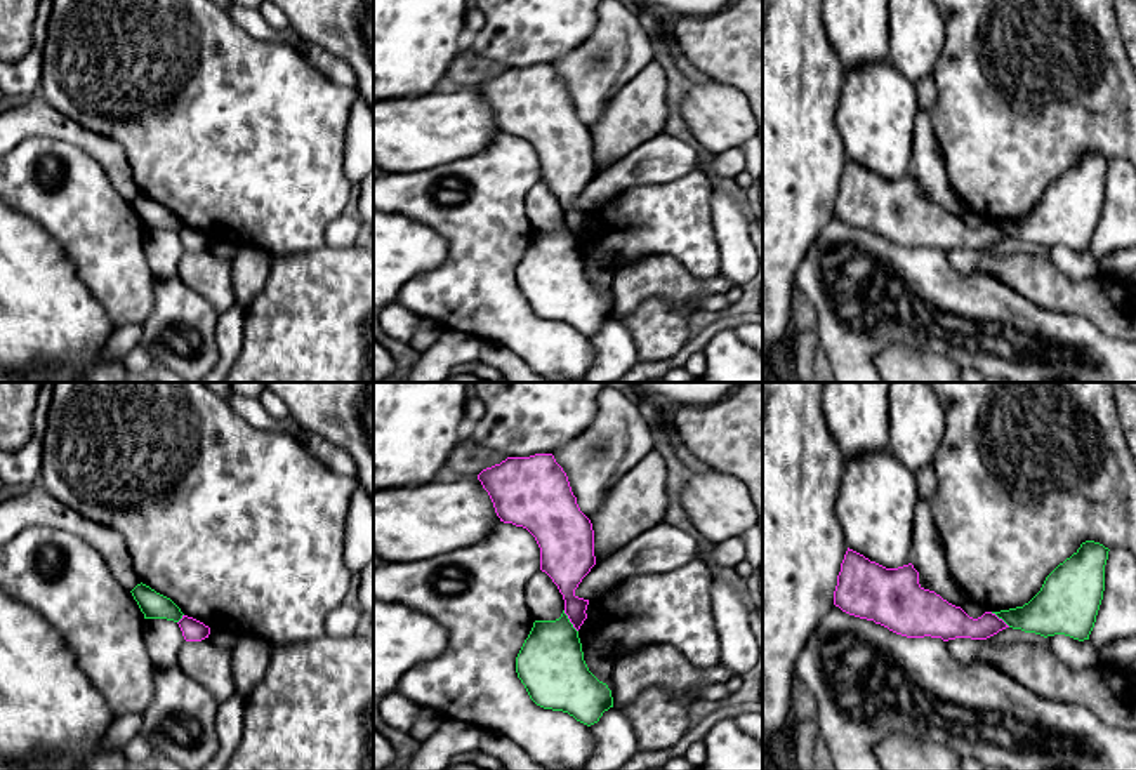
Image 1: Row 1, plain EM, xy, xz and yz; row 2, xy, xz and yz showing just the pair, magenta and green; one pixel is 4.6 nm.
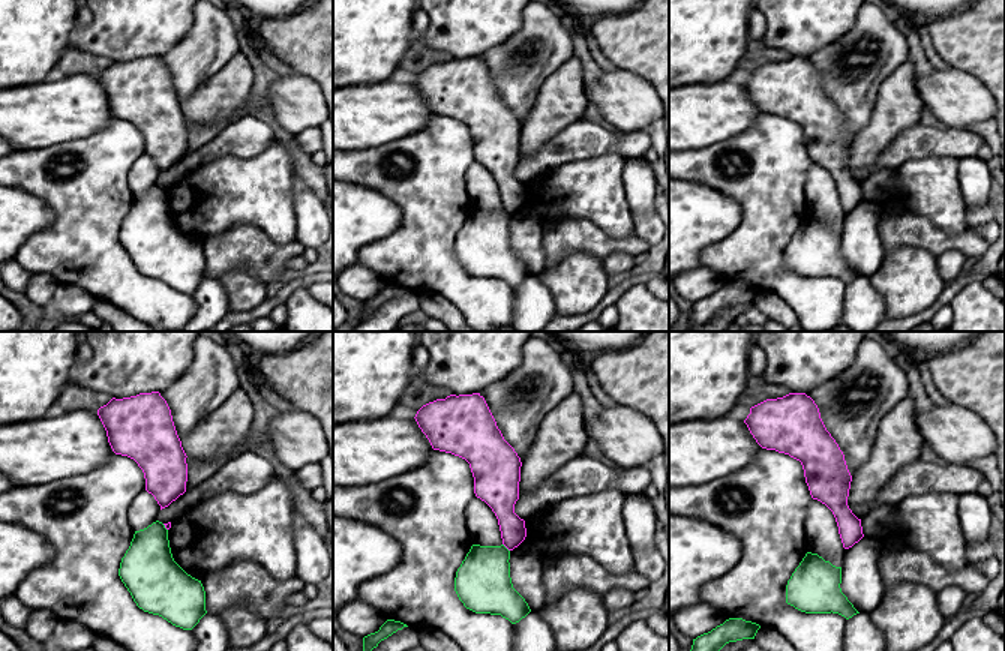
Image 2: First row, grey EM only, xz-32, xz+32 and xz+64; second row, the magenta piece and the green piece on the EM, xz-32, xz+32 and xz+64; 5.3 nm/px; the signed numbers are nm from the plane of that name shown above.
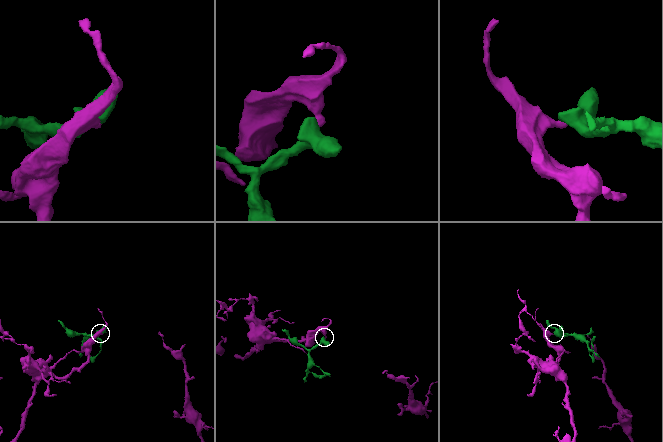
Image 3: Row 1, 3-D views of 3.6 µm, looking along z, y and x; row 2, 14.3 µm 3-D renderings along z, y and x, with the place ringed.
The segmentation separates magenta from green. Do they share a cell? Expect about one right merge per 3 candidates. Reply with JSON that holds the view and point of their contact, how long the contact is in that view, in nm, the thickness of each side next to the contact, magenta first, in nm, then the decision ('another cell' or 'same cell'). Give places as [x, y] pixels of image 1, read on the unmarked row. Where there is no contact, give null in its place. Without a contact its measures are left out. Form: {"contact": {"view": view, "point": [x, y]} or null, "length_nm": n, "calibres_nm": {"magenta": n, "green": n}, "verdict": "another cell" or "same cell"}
{"contact": {"view": "xz", "point": [570, 232]}, "length_nm": 120, "calibres_nm": {"magenta": 180, "green": 320}, "verdict": "another cell"}

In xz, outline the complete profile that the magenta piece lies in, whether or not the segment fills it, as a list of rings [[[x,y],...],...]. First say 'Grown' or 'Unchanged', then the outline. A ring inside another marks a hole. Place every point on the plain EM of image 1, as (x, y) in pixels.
Unchanged. [[[535,64],[507,68],[500,75],[483,80],[478,90],[488,103],[500,132],[523,137],[535,148],[540,158],[540,181],[558,196],[565,210],[565,224],[578,242],[587,229],[589,210],[578,209],[575,200],[596,176],[594,141],[577,115],[566,83],[552,64]]]

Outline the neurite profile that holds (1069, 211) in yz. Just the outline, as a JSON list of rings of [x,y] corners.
[[[1086,151],[1044,191],[1023,217],[992,222],[1009,238],[1044,249],[1065,245],[1089,250],[1105,202],[1108,158]]]

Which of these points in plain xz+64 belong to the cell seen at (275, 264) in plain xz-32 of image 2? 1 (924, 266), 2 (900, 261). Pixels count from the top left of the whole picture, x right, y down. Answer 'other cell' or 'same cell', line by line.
1: other cell
2: other cell

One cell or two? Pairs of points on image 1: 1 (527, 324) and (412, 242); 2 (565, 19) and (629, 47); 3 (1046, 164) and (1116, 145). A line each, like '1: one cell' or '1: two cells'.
1: two cells
2: two cells
3: one cell

